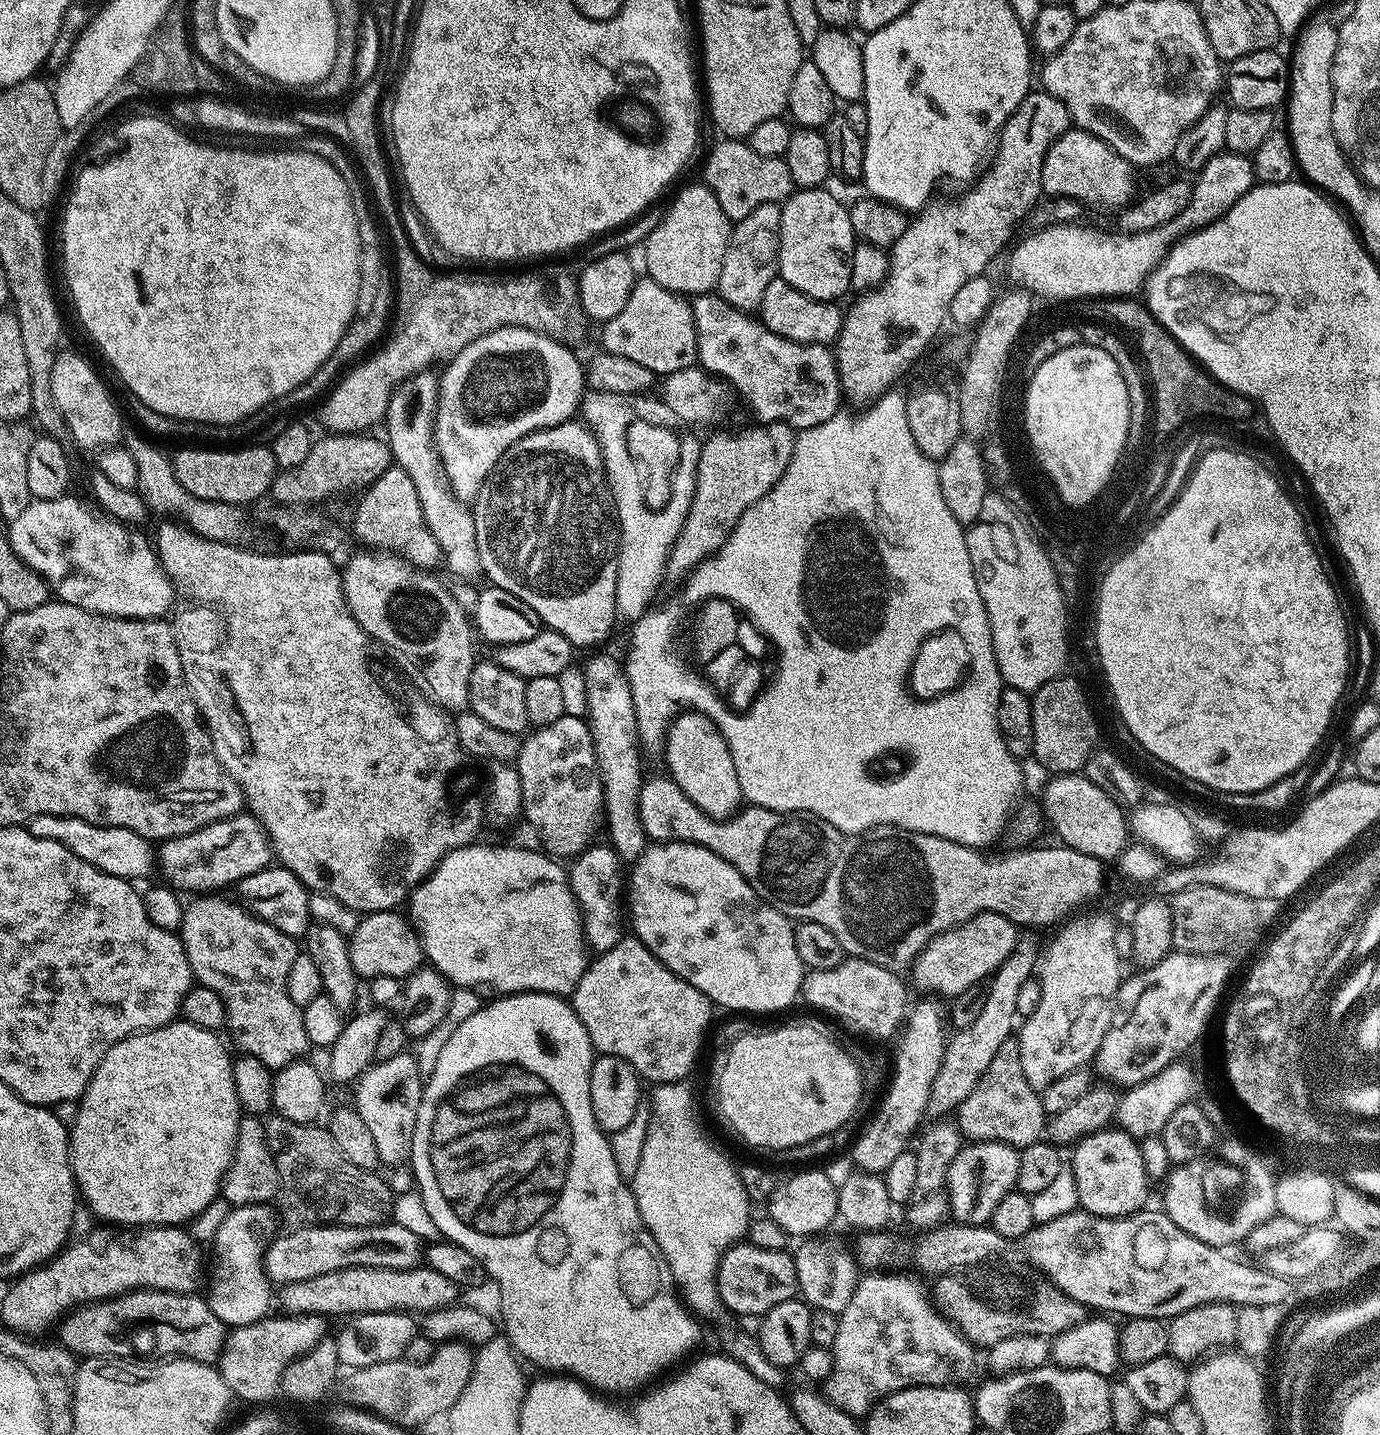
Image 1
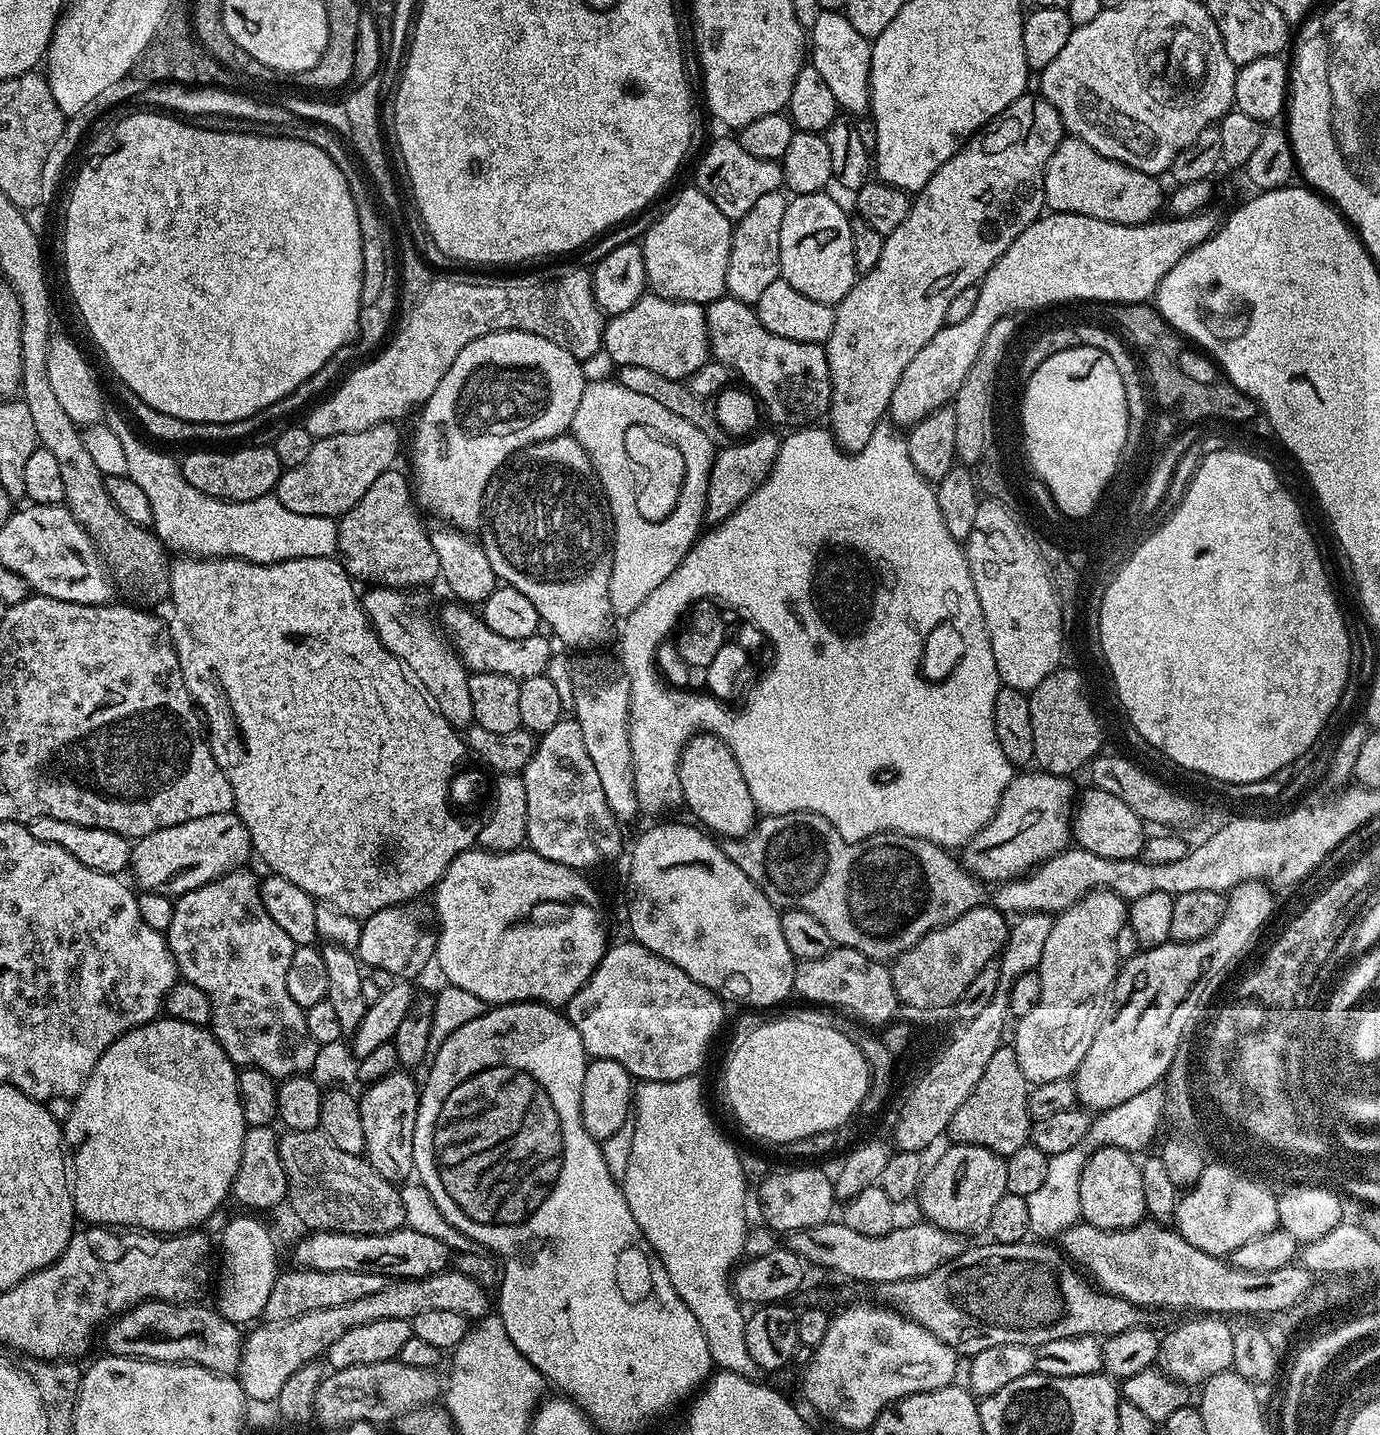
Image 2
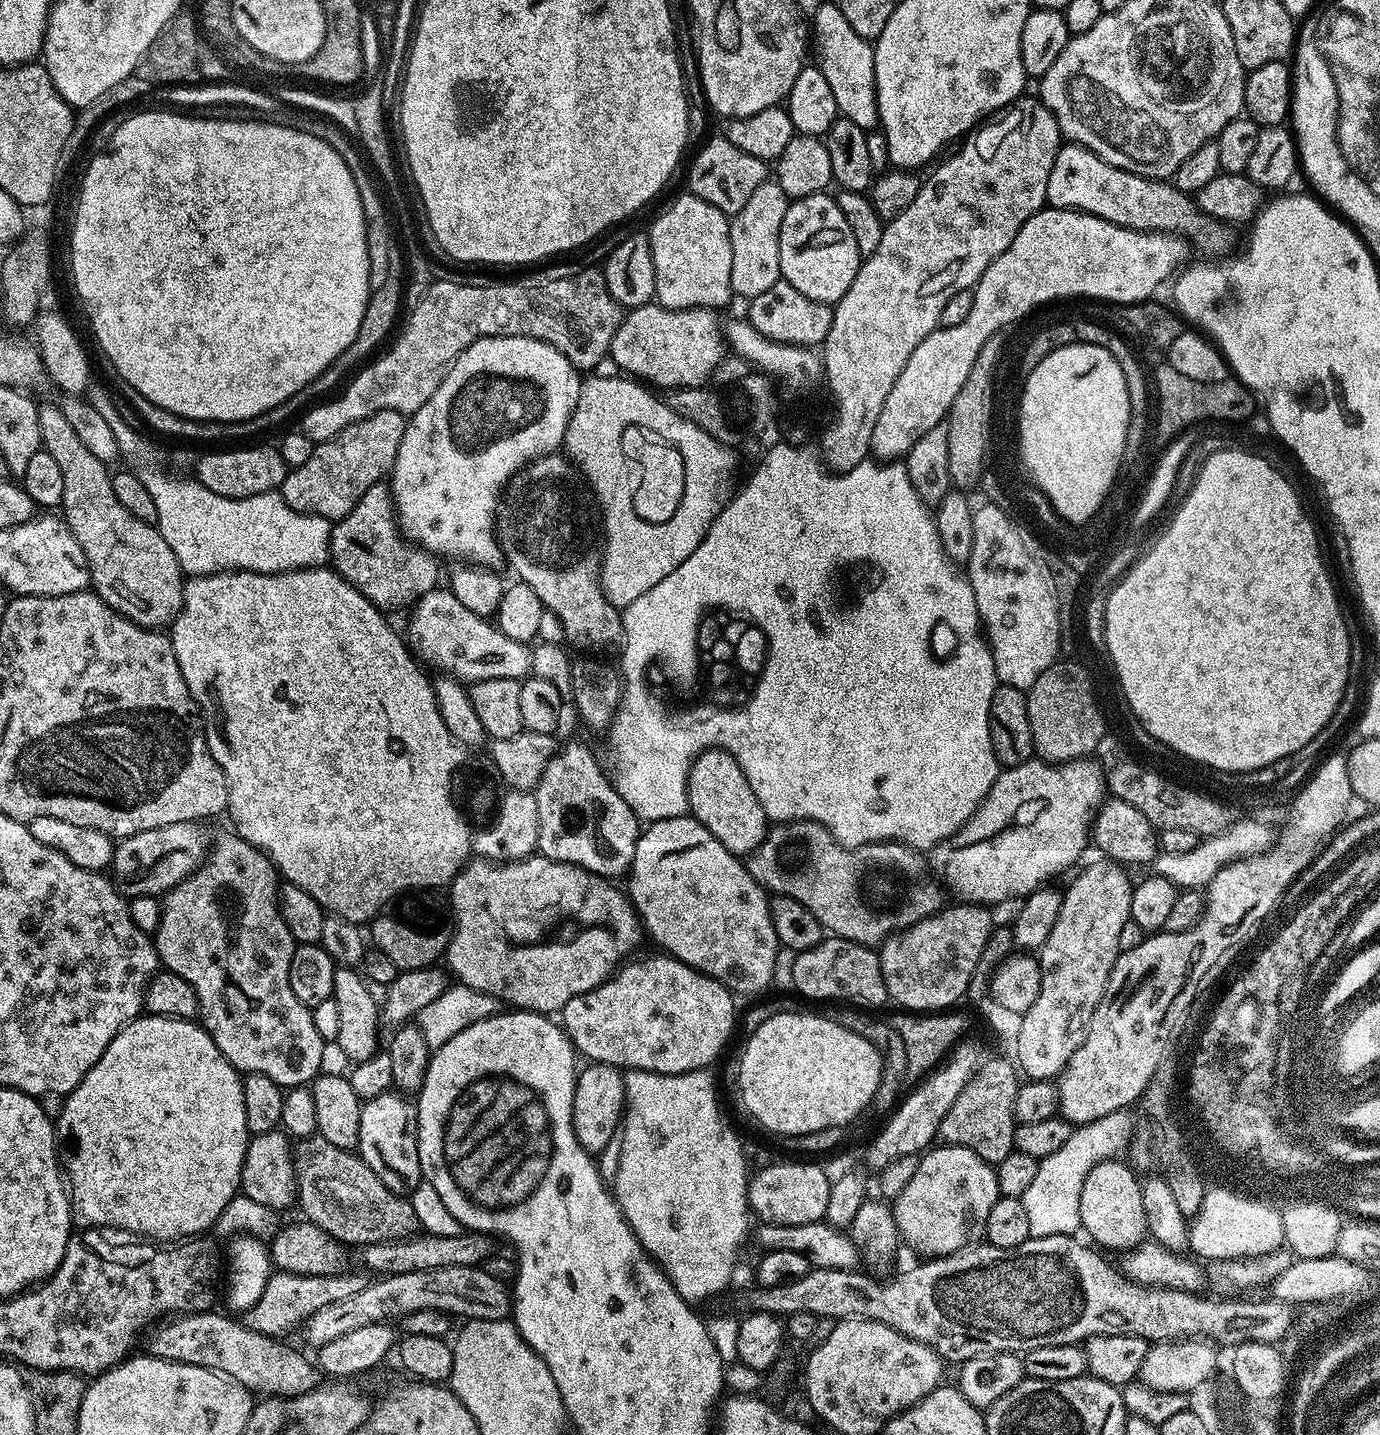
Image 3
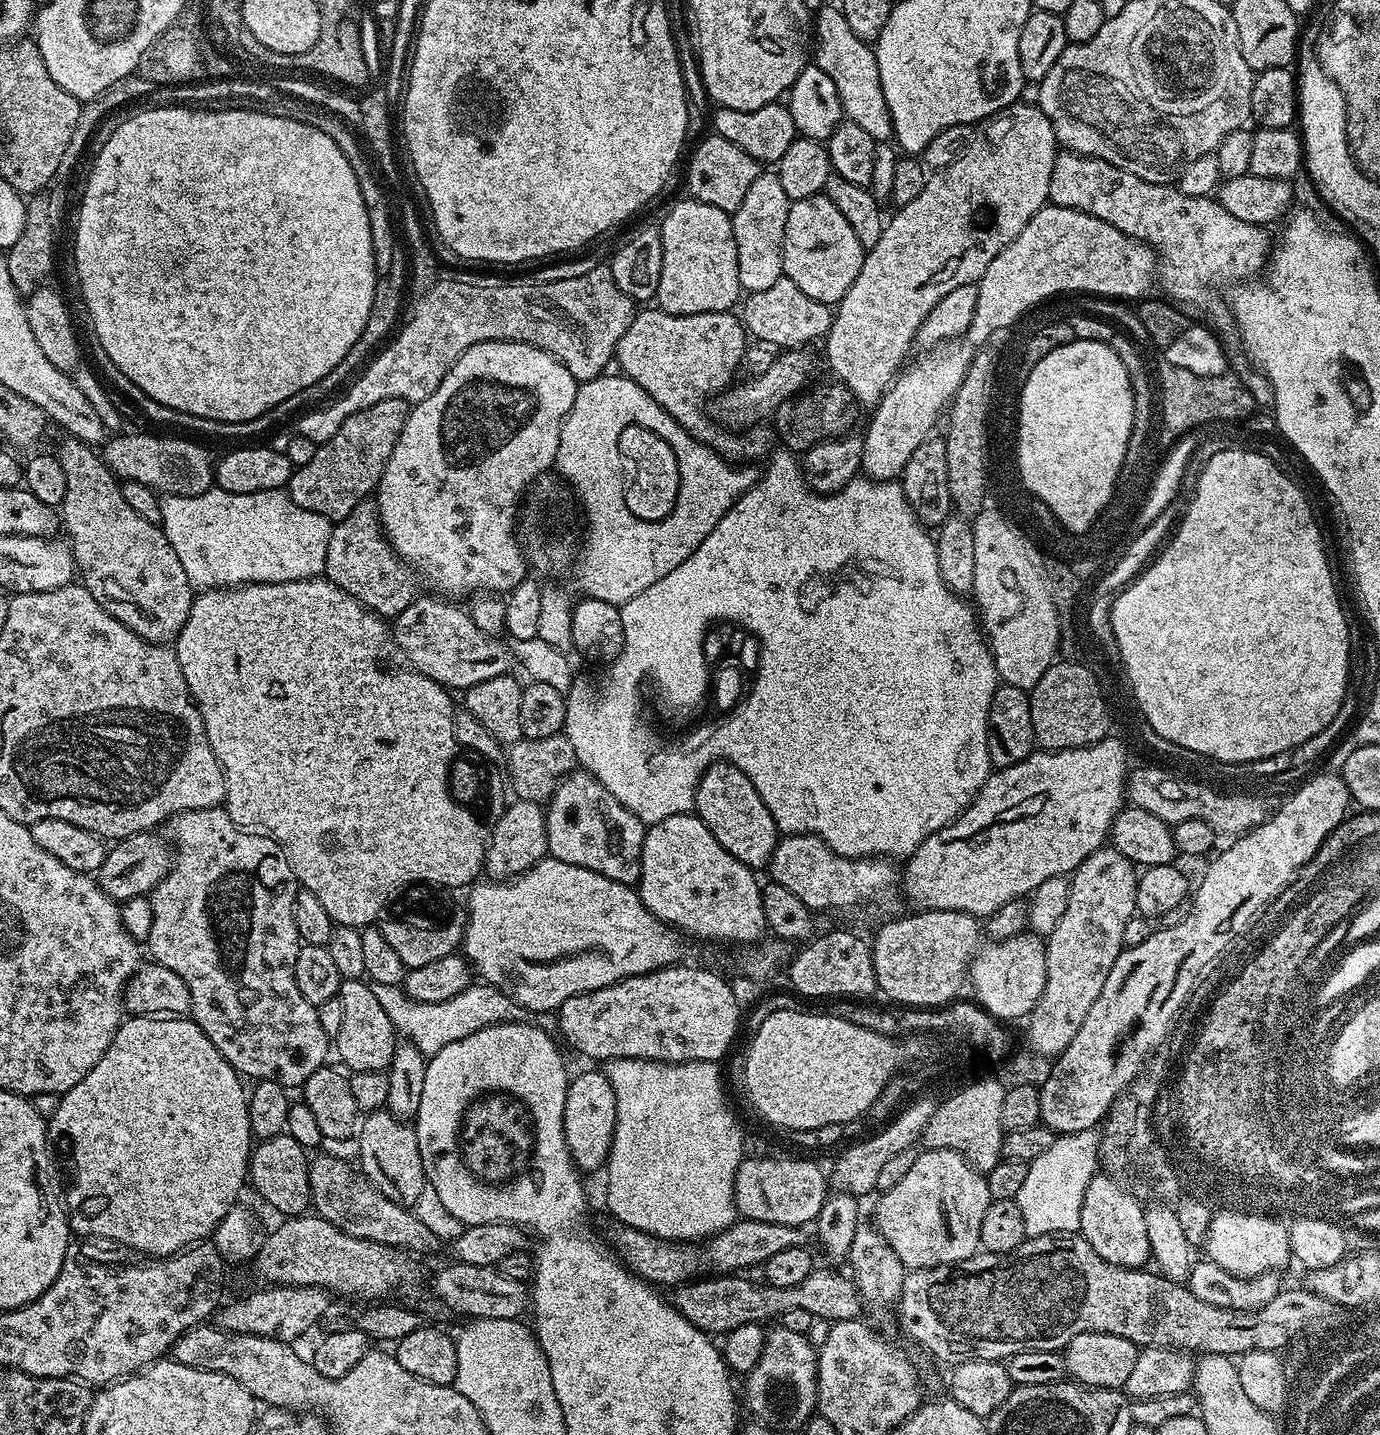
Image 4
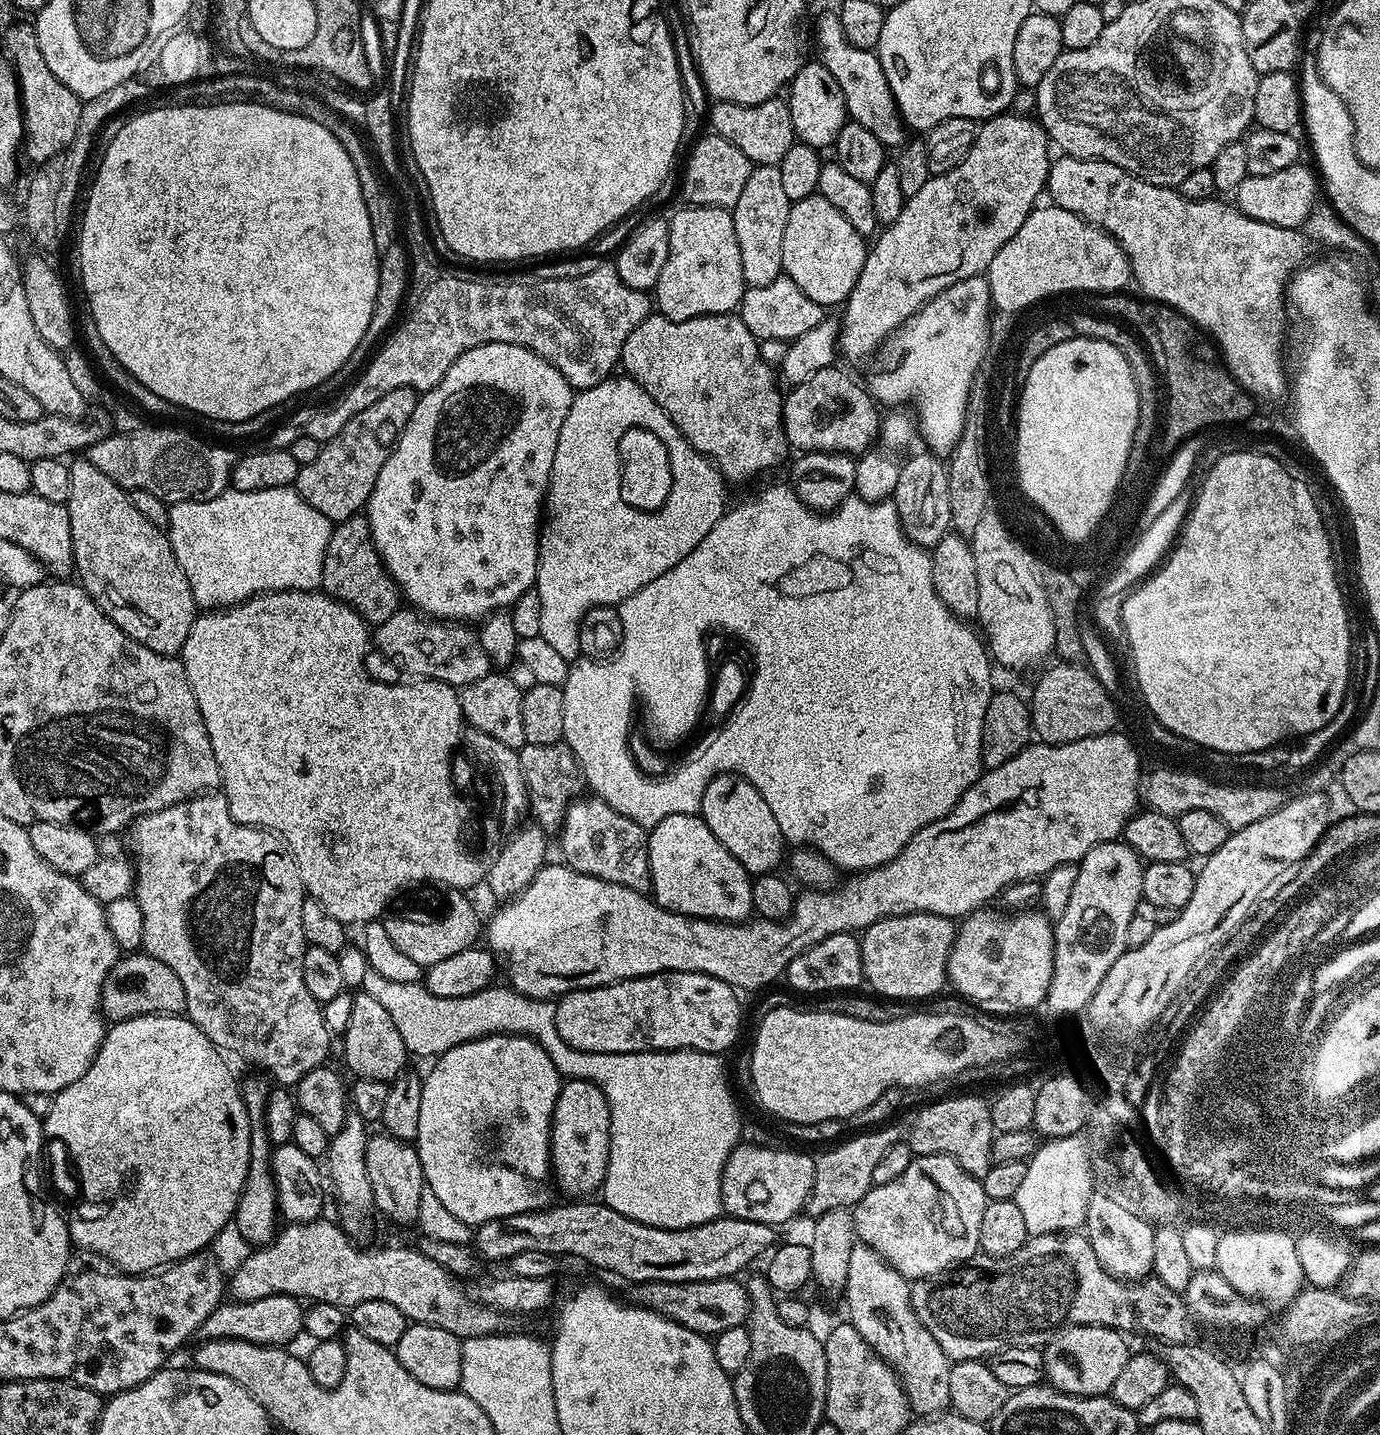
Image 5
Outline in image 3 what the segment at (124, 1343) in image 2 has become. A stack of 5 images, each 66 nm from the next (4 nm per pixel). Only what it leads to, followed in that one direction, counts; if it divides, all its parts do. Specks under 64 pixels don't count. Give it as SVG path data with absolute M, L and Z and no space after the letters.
M216 1311L190 1312L165 1319L161 1328L149 1334L147 1355L220 1372L246 1386L253 1394L275 1394L280 1398L300 1397L321 1383L321 1373L309 1357L308 1361L304 1356L278 1353L274 1350L273 1337L258 1334L239 1319L231 1315L223 1316Z

